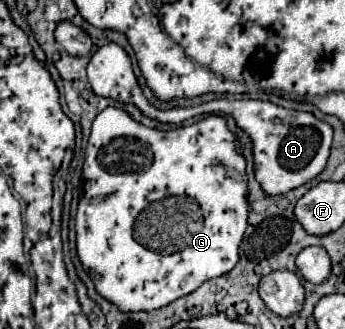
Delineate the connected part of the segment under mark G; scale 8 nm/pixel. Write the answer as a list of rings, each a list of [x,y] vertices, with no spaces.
[[[105,108],[97,118],[93,120],[87,152],[85,152],[85,164],[83,164],[83,198],[79,200],[79,210],[75,216],[75,230],[77,230],[77,254],[83,264],[83,268],[89,272],[93,286],[99,296],[115,304],[121,312],[149,312],[157,310],[161,306],[171,304],[173,300],[197,290],[203,282],[211,278],[219,278],[227,274],[239,260],[239,242],[247,228],[247,174],[245,174],[245,158],[237,152],[237,138],[229,132],[225,120],[221,116],[207,116],[201,122],[195,122],[191,126],[181,126],[177,130],[159,132],[147,126],[141,126],[135,122],[125,110],[121,108]]]

